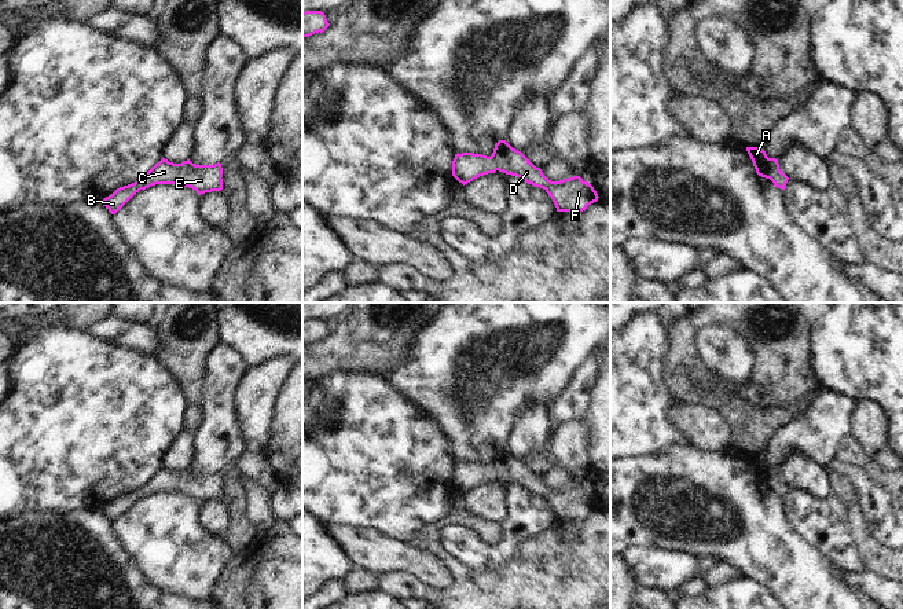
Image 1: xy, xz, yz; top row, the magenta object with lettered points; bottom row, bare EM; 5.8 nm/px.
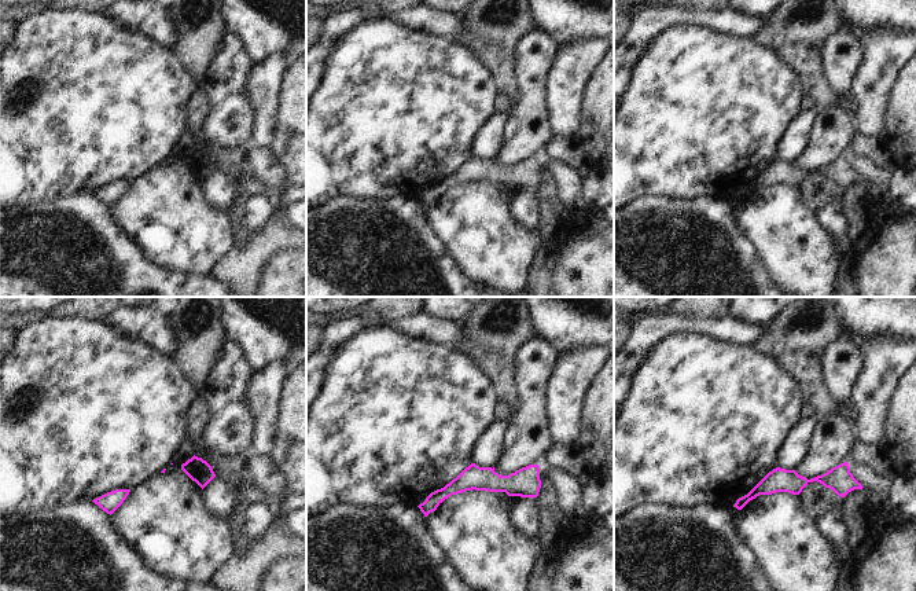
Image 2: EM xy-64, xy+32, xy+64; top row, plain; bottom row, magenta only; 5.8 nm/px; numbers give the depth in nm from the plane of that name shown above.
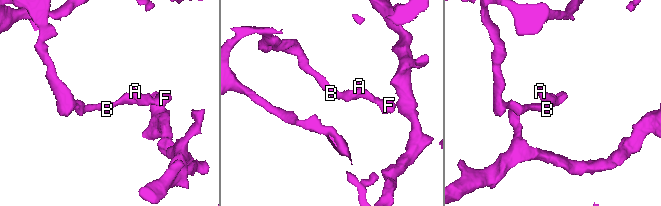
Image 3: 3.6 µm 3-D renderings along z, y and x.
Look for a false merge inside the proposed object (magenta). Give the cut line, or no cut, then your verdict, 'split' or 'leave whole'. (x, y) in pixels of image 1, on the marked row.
cut none; leave whole

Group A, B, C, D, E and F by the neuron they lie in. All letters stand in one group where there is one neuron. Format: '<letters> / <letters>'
A B C D E F

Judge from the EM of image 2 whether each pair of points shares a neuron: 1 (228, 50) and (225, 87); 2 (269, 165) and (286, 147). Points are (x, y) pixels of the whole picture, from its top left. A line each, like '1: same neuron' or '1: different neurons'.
1: same neuron
2: different neurons

